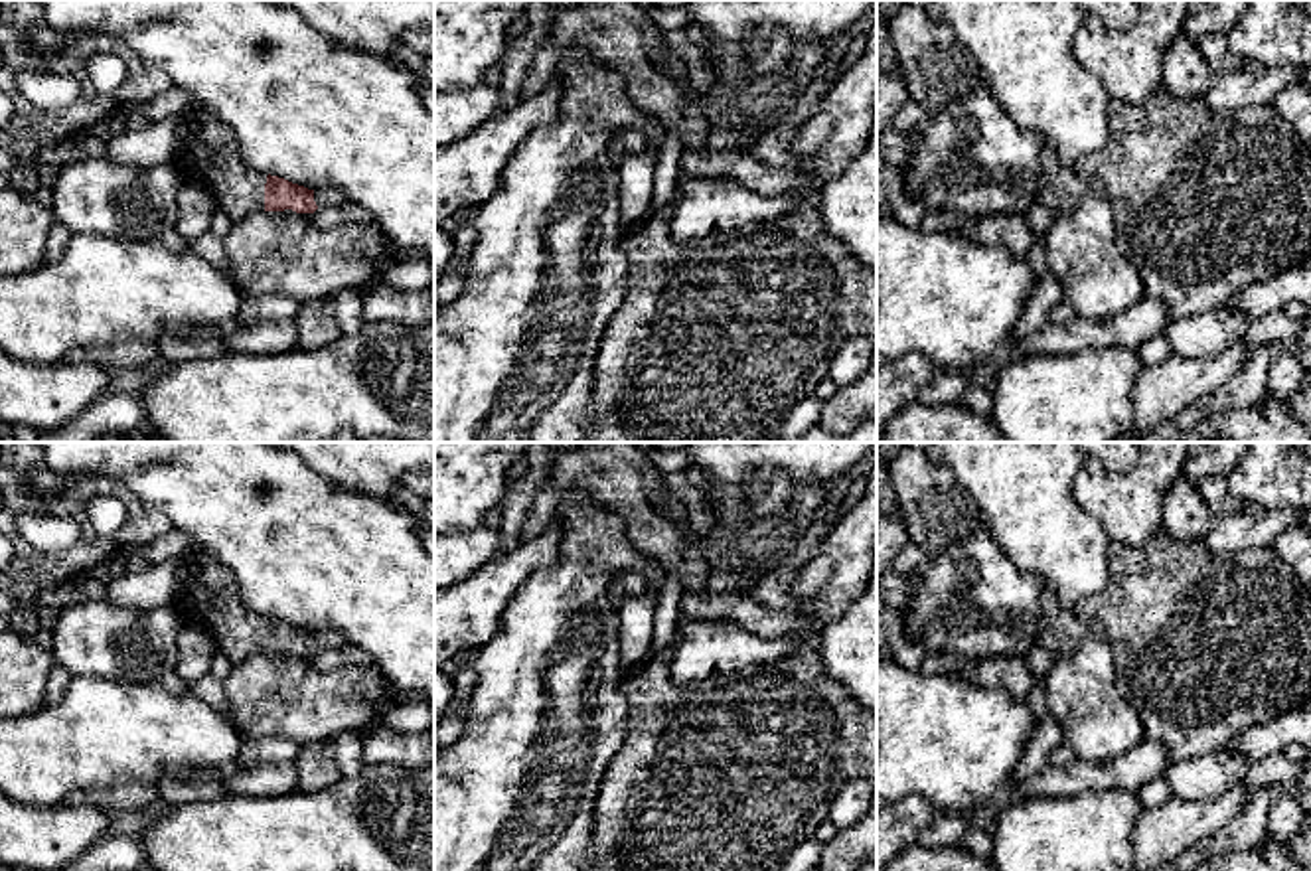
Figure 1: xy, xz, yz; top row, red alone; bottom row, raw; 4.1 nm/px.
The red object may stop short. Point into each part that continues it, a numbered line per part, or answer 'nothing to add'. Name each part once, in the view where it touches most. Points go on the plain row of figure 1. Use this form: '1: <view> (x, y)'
1: xy (214, 605)

